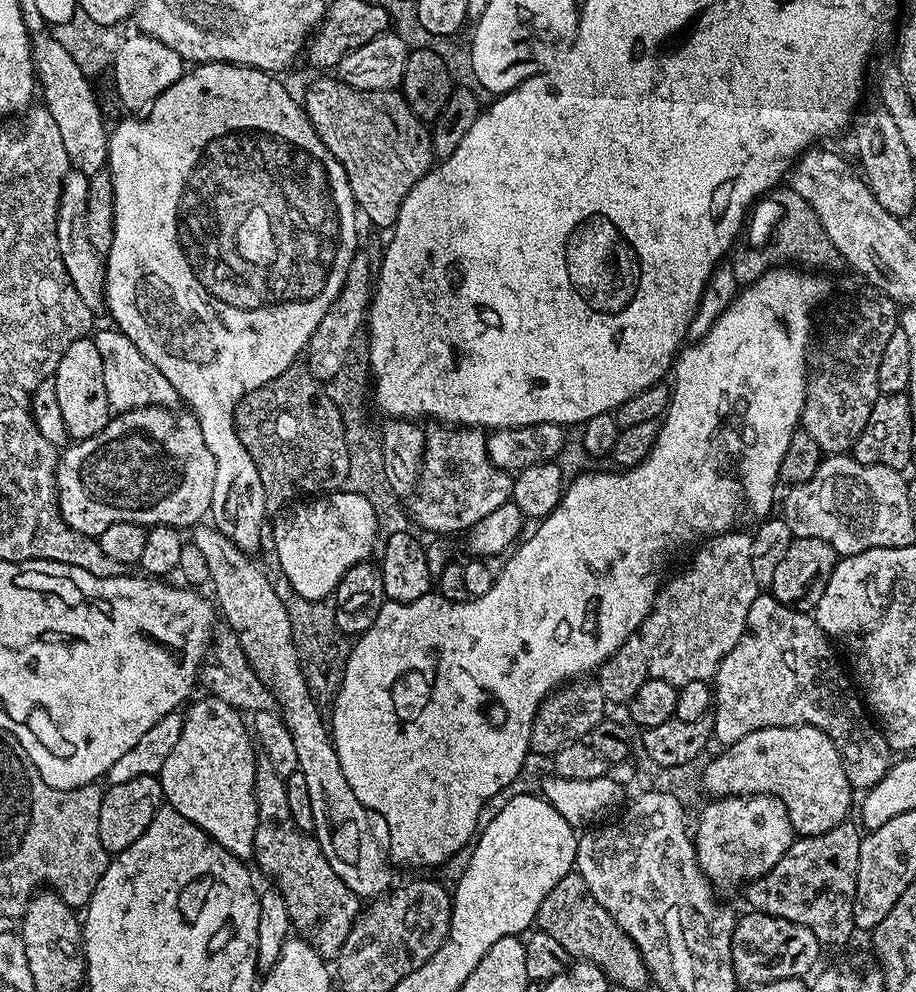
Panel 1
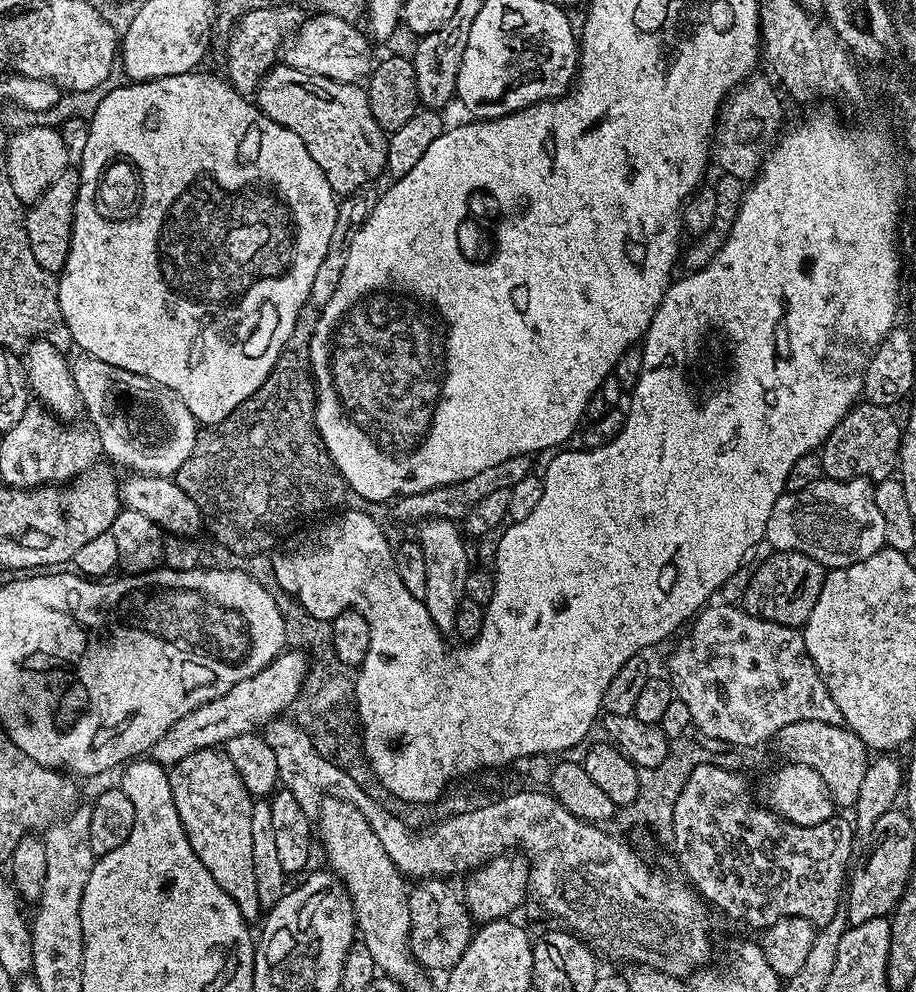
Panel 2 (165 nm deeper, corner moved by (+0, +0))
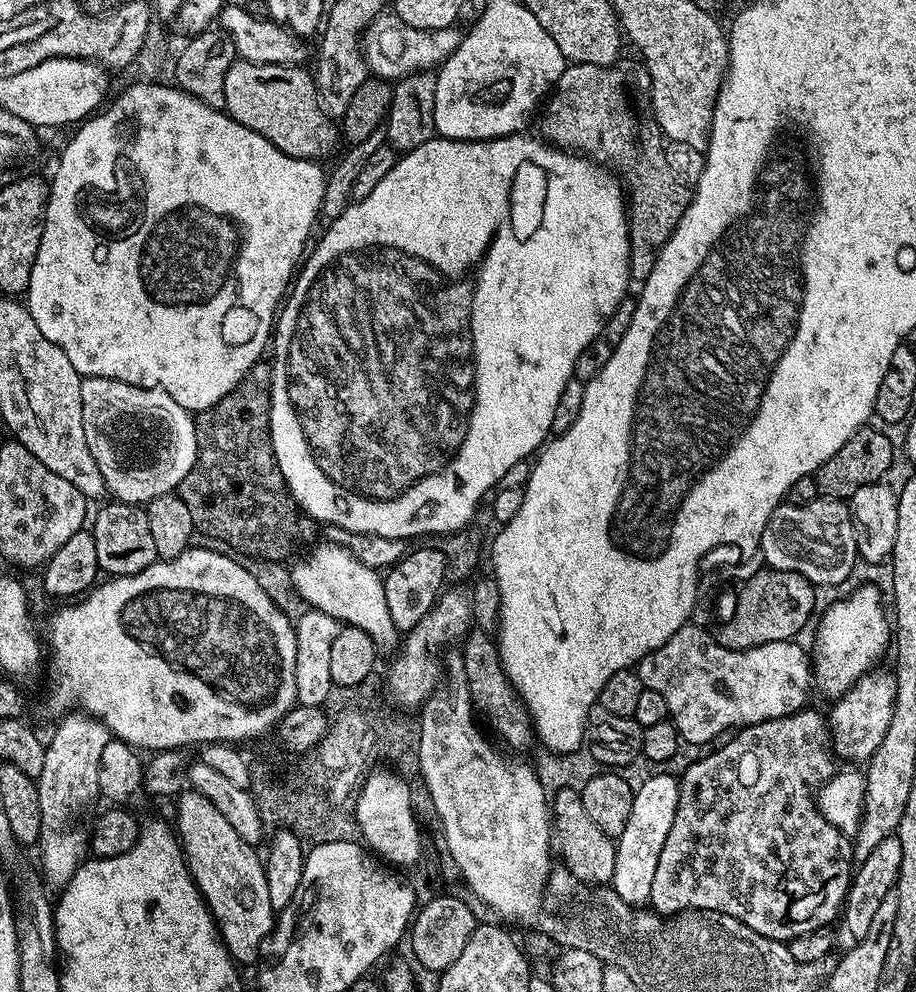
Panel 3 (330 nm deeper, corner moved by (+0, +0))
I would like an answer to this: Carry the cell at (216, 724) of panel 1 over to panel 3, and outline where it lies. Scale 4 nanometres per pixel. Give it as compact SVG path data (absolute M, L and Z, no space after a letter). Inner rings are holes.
M184 790L176 801L174 828L192 881L216 919L221 941L232 959L240 966L255 965L260 959L260 948L274 927L274 909L270 906L261 857L256 857L257 849L242 842L238 830L202 794Z

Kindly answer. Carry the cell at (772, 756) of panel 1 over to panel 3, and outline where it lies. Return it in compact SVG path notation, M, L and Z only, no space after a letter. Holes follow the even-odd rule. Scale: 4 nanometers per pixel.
M880 671L867 672L855 686L848 689L845 696L839 697L833 703L836 705L829 712L826 712L830 748L839 759L841 756L844 760L867 762L874 750L878 750L882 737L890 726L890 718L894 715L896 678L891 671Z

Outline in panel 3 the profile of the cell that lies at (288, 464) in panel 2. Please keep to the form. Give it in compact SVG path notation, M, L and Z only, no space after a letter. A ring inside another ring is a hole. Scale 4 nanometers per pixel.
M267 359L259 360L250 371L242 378L242 382L234 390L230 390L230 394L226 394L226 398L222 398L214 406L210 406L205 412L199 413L195 417L196 421L196 465L190 470L190 474L186 474L186 478L182 478L178 494L182 498L182 502L186 502L186 506L190 510L190 518L192 519L193 529L197 533L200 532L208 540L221 540L225 544L225 549L231 550L240 556L256 556L259 560L275 560L277 562L287 561L287 556L291 554L295 548L300 548L303 544L308 543L316 536L317 529L314 527L314 521L309 516L304 515L296 506L295 500L288 492L288 486L285 484L280 467L276 464L276 459L272 456L272 441L270 439L270 386L272 385L272 365Z

